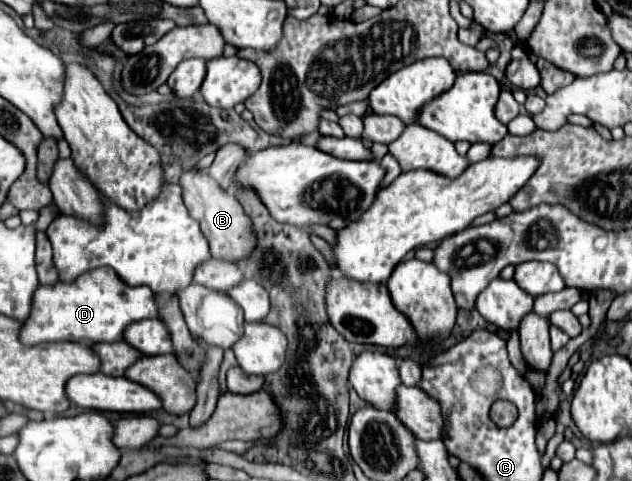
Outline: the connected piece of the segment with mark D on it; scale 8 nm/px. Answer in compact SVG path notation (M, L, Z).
M100 268L80 274L76 282L58 280L52 286L40 286L32 296L32 314L20 326L20 342L24 346L60 340L86 340L88 344L120 342L124 328L144 318L158 318L154 292L148 286L124 286L112 270Z

